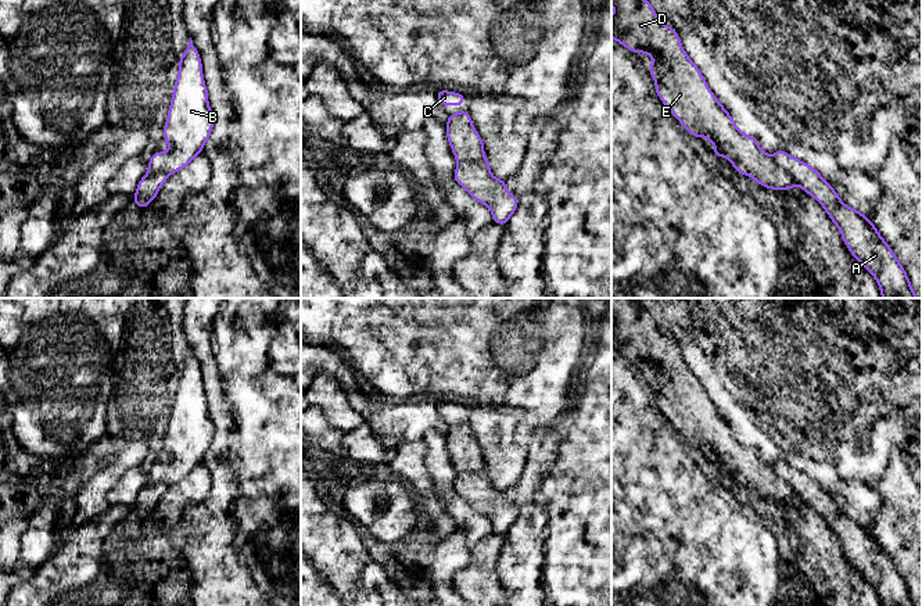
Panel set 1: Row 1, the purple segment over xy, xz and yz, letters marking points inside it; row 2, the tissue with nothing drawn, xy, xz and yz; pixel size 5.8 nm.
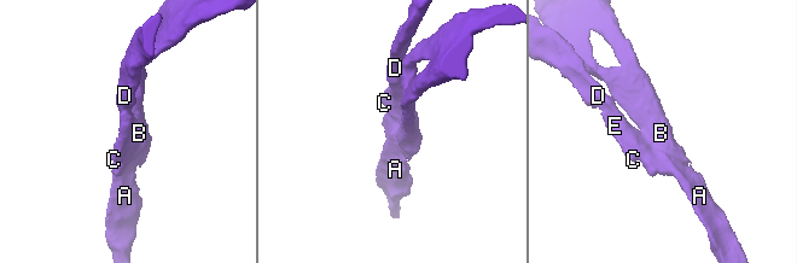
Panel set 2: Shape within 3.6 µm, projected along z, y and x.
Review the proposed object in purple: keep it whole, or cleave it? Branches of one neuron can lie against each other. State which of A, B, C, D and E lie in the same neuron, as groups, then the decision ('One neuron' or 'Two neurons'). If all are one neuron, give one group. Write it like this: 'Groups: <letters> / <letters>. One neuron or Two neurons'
Groups: A B / C D E. Two neurons

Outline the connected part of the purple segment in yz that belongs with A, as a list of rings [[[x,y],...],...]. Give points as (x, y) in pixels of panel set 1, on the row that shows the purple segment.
[[[778,150],[772,158],[806,194],[824,207],[839,227],[851,255],[875,277],[882,298],[918,298],[905,269],[872,220],[846,205],[835,189],[808,164],[783,150]]]

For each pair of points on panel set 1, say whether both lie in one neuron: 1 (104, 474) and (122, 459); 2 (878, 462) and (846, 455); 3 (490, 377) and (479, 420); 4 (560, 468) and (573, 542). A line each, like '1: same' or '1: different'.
1: same
2: same
3: different
4: same

